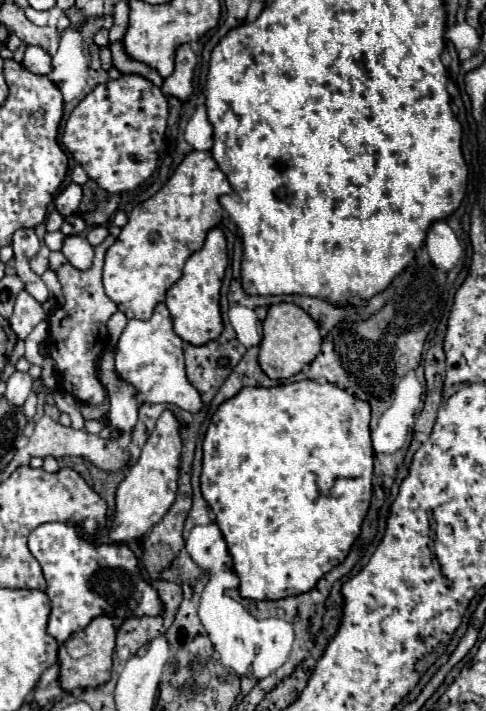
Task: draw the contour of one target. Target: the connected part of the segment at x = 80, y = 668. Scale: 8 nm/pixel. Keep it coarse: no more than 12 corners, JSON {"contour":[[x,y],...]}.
{"contour":[[94,617],[76,633],[88,645],[80,659],[58,653],[66,691],[98,687],[110,679],[116,627]]}

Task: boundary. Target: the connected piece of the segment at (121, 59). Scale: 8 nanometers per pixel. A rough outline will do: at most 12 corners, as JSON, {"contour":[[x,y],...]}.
{"contour":[[120,41],[110,45],[112,65],[161,88],[163,79],[148,65],[128,57]]}

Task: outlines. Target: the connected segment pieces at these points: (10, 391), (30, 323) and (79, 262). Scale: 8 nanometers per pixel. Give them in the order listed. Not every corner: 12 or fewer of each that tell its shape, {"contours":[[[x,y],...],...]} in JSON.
{"contours":[[[14,371],[4,397],[22,407],[32,391],[30,373]],[[26,291],[16,297],[10,327],[18,339],[46,319],[44,307]],[[68,235],[62,253],[80,271],[88,269],[94,249],[84,235]]]}

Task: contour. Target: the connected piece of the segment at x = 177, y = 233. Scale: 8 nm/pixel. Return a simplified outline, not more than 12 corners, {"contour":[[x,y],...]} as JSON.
{"contour":[[192,151],[132,209],[104,291],[150,319],[222,221],[230,183]]}

